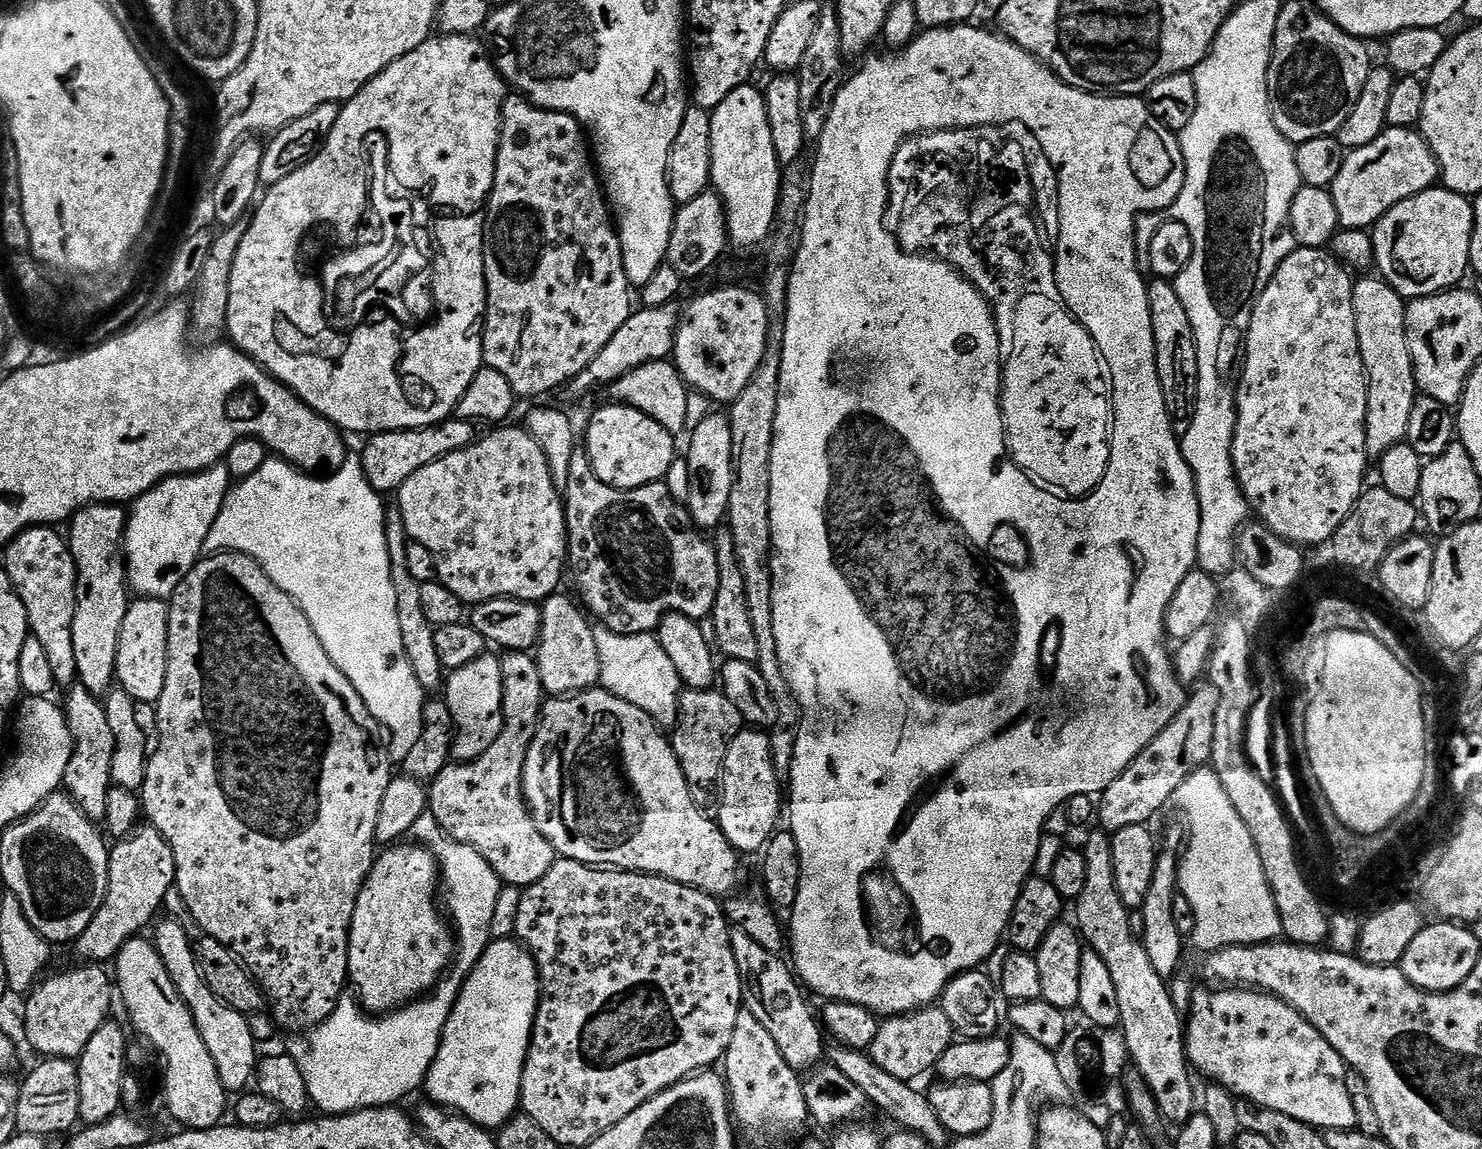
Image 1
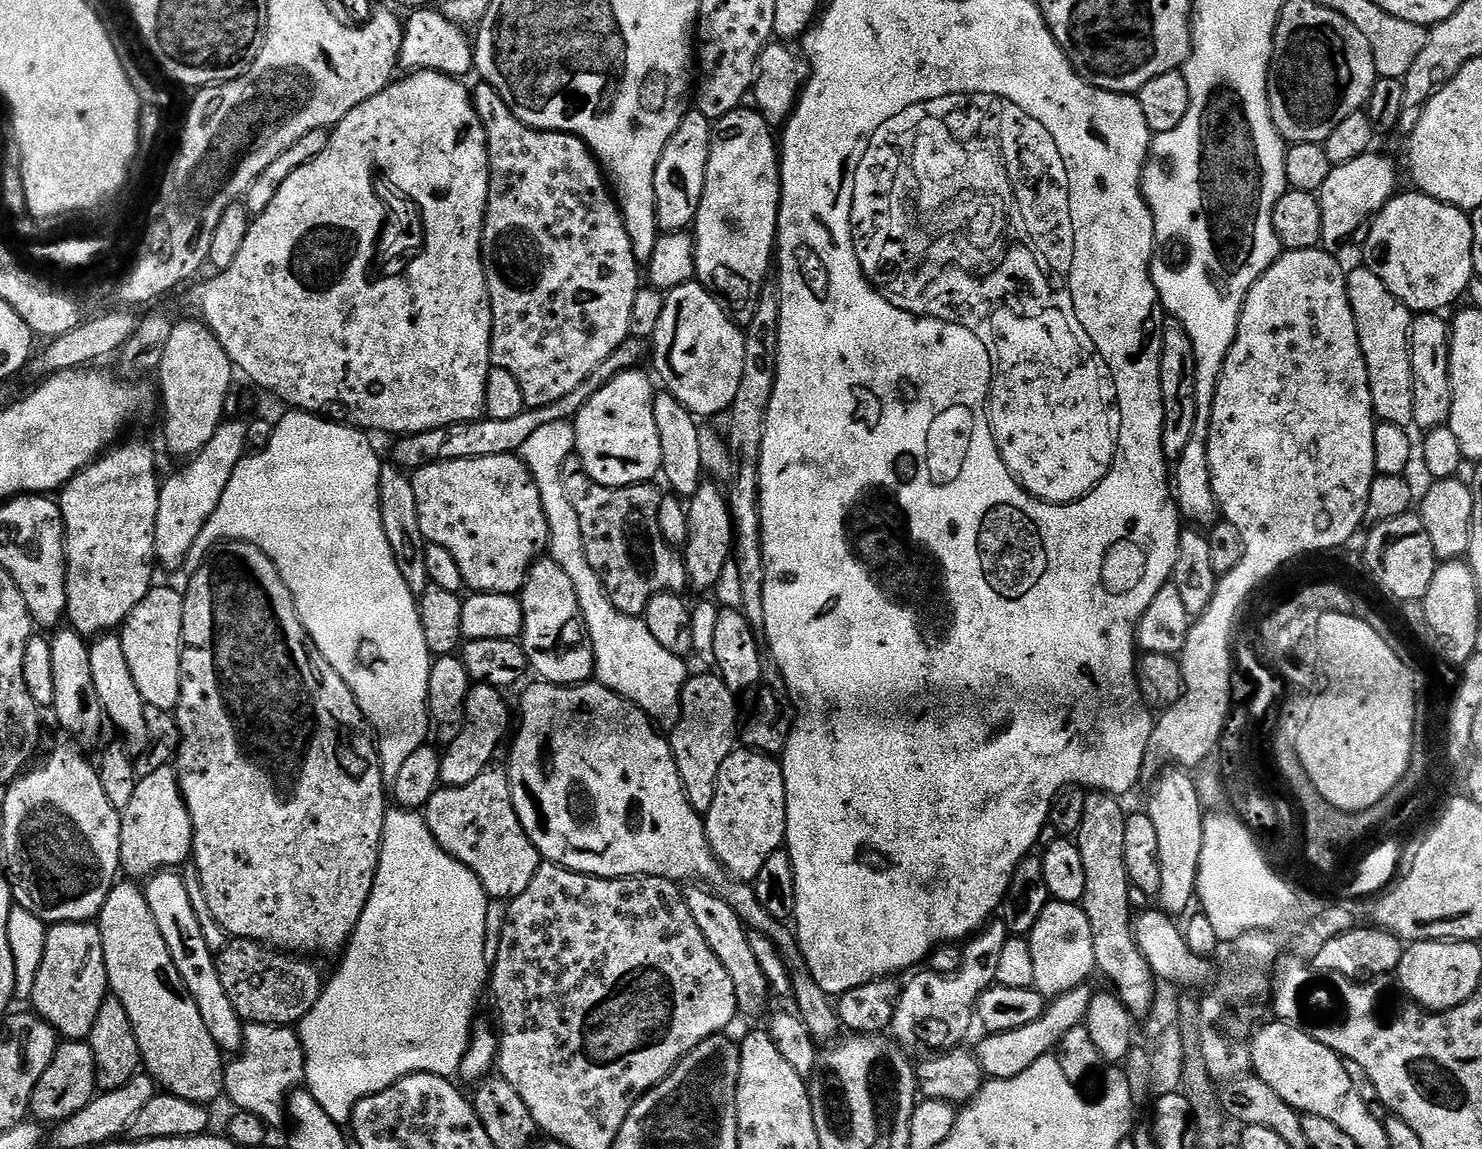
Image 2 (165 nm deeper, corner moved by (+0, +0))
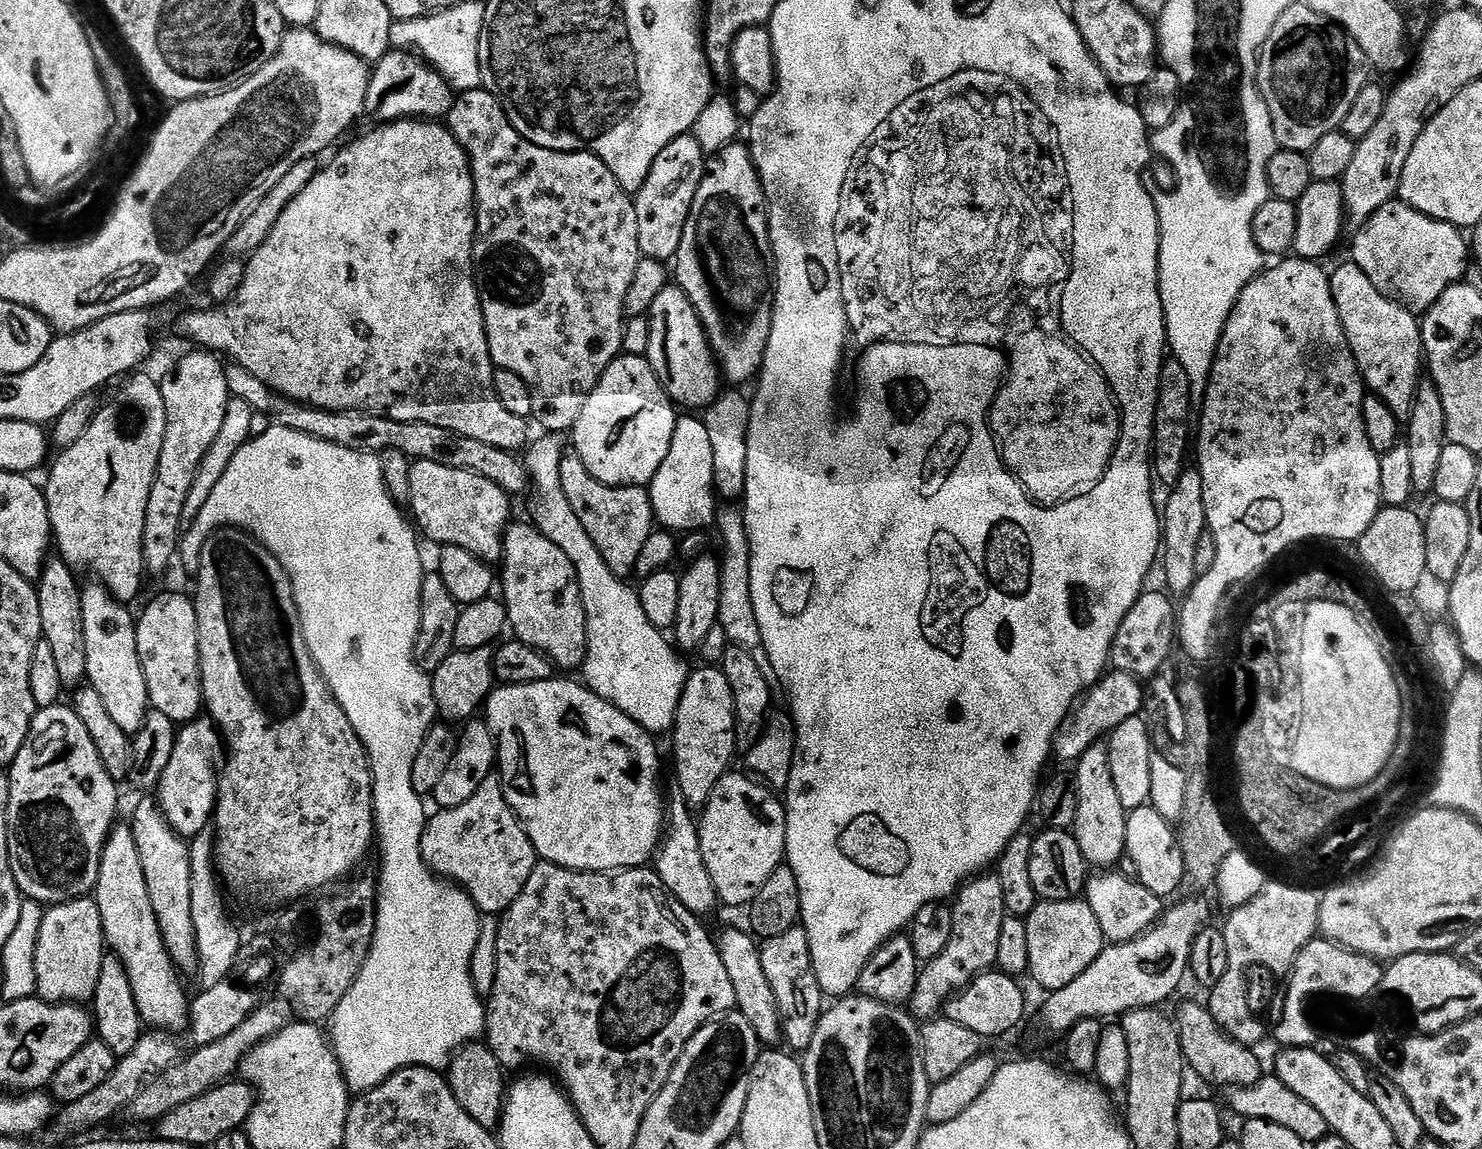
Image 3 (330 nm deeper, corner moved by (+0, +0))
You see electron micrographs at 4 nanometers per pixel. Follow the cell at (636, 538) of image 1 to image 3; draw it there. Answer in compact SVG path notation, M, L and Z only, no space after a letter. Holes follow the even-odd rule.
M565 450L562 454L562 494L570 498L570 506L574 514L578 514L578 522L586 526L590 542L598 546L598 554L602 554L606 566L610 566L615 576L627 577L627 572L629 575L635 569L646 538L650 538L654 531L652 500L648 496L648 488L612 488L598 482L586 470L576 451Z

